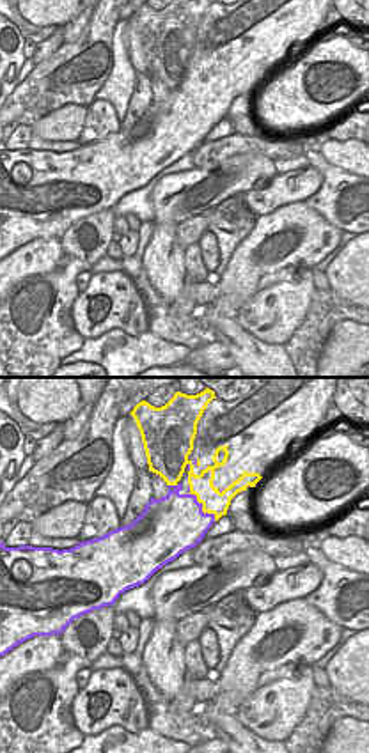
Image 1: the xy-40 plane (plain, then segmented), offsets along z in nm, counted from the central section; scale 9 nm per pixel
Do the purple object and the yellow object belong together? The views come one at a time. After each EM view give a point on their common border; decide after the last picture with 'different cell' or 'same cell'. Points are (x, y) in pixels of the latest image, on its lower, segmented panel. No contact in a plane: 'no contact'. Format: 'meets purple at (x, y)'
meets purple at (201, 505)

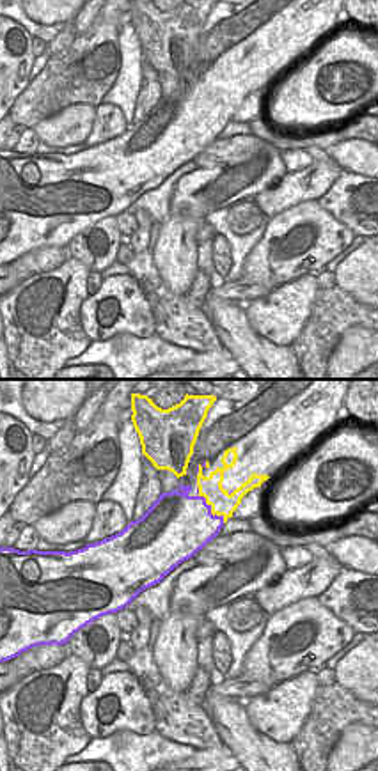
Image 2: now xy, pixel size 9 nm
meets purple at (210, 507)

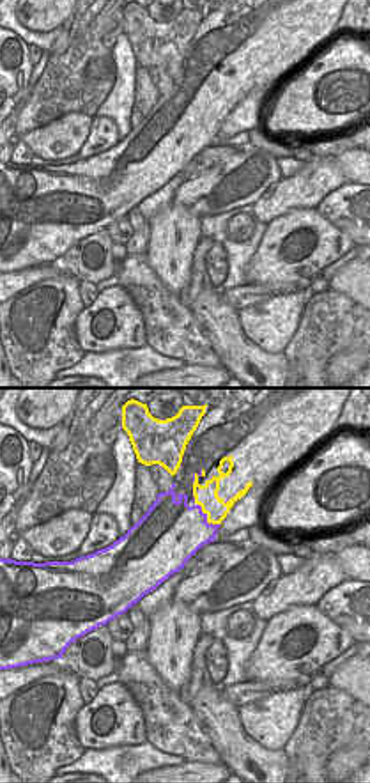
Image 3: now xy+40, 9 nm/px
meets purple at (204, 514)

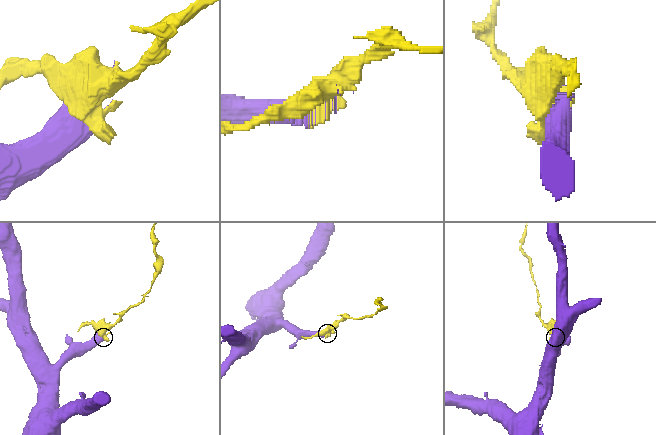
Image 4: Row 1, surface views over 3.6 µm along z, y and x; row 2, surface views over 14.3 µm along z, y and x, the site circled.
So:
different cell

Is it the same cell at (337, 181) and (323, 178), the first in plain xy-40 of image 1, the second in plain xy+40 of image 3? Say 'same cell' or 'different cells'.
different cells

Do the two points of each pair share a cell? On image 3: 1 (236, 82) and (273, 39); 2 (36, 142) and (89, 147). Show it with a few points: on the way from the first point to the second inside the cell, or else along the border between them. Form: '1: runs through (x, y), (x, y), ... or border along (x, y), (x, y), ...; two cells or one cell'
1: runs through (246, 71), (262, 50); one cell
2: border along (92, 117), (89, 135), (77, 153); two cells

